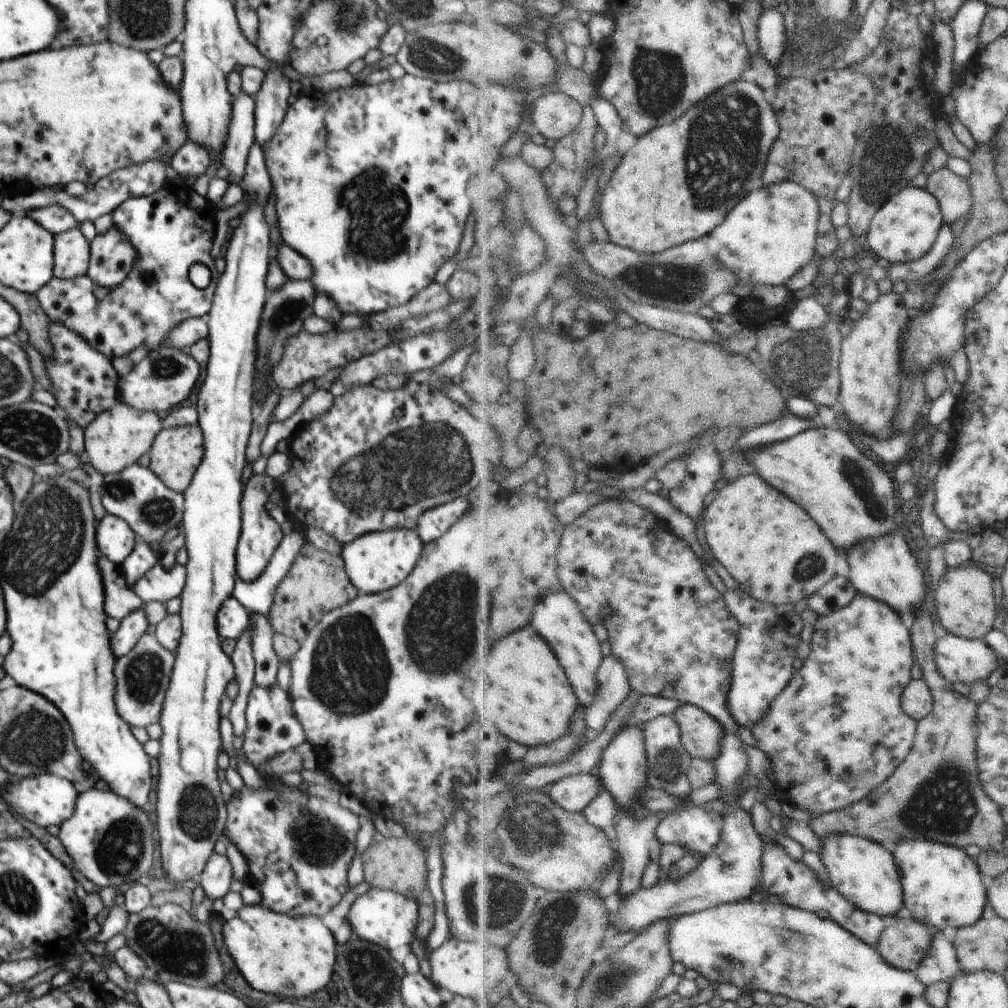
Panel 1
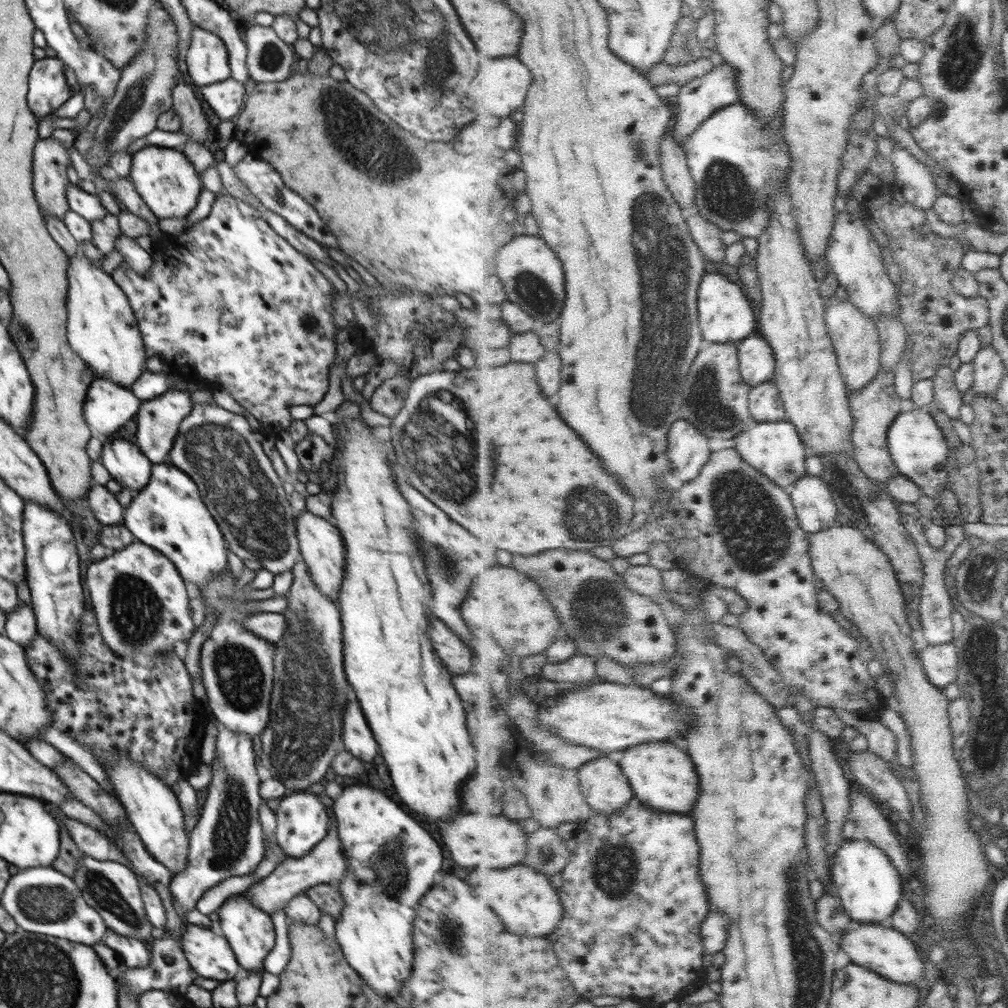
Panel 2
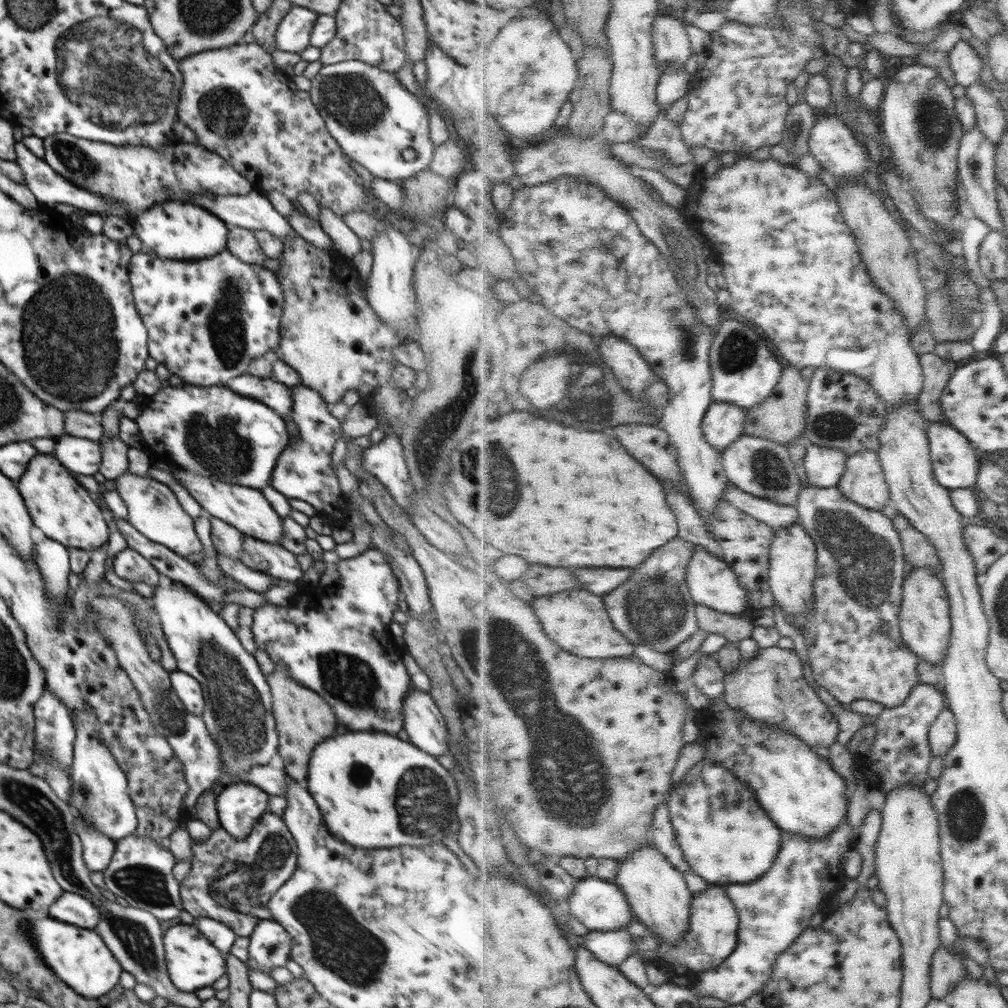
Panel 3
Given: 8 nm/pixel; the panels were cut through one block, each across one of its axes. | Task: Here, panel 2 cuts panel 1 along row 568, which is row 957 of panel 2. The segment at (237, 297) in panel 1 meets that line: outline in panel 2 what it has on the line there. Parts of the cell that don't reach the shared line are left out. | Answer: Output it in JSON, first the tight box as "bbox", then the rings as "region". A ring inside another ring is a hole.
{"bbox":[181,924,241,983],"region":[[[189,924],[181,942],[184,955],[197,976],[220,983],[237,976],[241,966],[225,937],[202,926]]]}

